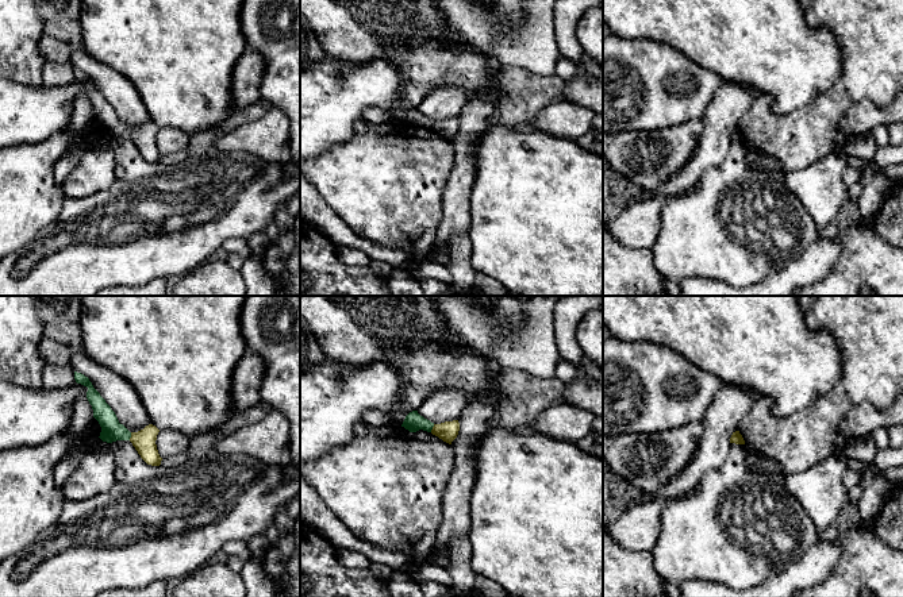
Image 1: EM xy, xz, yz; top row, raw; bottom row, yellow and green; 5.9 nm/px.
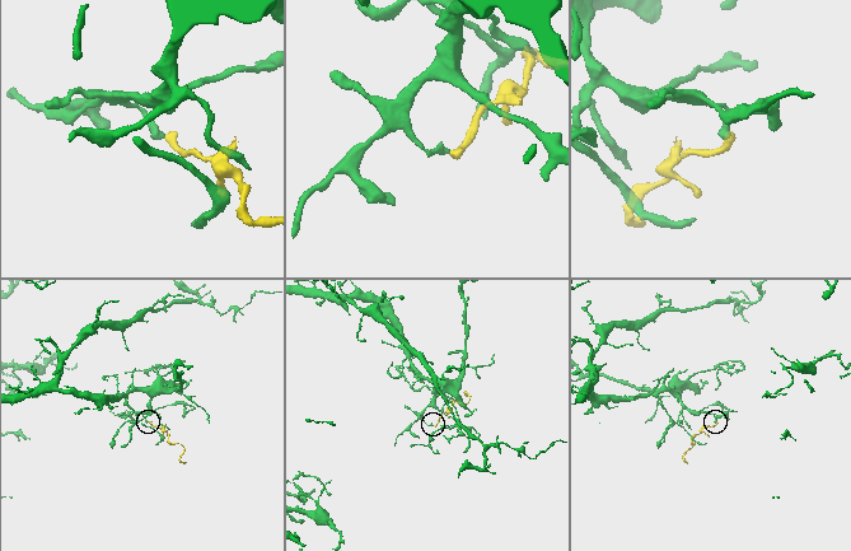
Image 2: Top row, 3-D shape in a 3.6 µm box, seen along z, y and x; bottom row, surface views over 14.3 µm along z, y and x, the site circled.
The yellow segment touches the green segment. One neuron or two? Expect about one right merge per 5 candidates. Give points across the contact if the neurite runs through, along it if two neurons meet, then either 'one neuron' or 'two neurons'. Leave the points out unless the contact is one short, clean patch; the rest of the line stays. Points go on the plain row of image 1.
border along xy (131, 130), (129, 137); two neurons

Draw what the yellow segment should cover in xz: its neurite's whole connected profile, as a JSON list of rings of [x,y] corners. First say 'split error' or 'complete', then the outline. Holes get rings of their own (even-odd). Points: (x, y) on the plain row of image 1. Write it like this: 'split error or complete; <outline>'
complete; [[[458,118],[445,119],[441,122],[434,122],[431,131],[442,136],[443,139],[452,142],[452,139],[457,135],[460,128]]]

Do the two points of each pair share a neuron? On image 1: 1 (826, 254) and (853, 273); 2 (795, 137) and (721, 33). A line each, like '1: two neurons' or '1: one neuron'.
1: two neurons
2: two neurons

